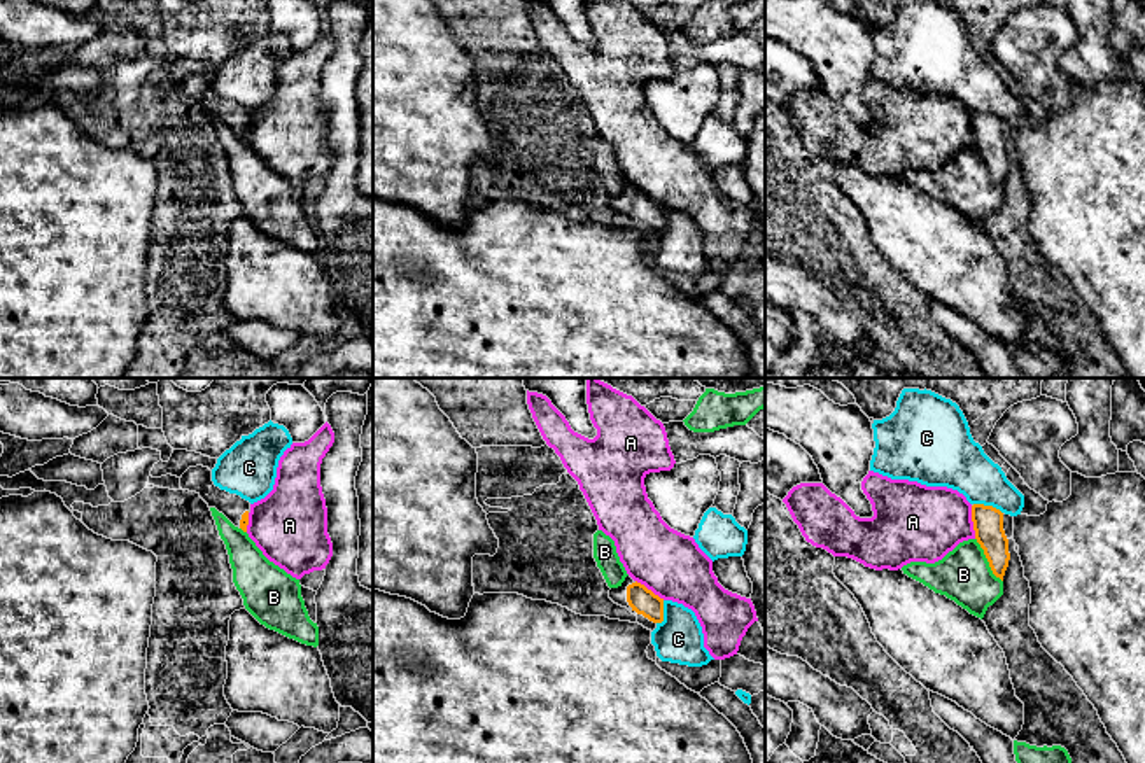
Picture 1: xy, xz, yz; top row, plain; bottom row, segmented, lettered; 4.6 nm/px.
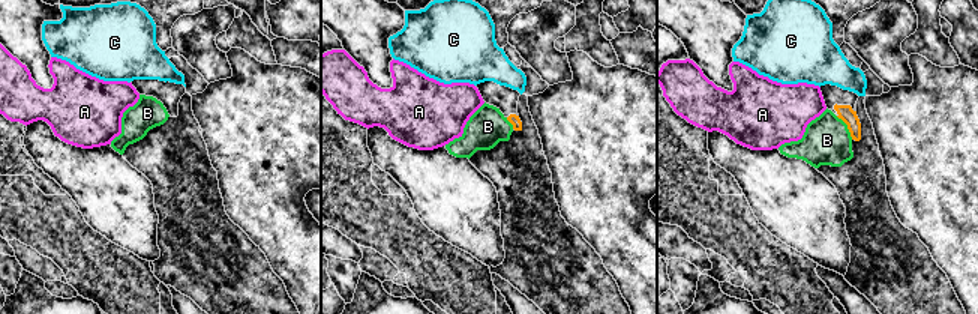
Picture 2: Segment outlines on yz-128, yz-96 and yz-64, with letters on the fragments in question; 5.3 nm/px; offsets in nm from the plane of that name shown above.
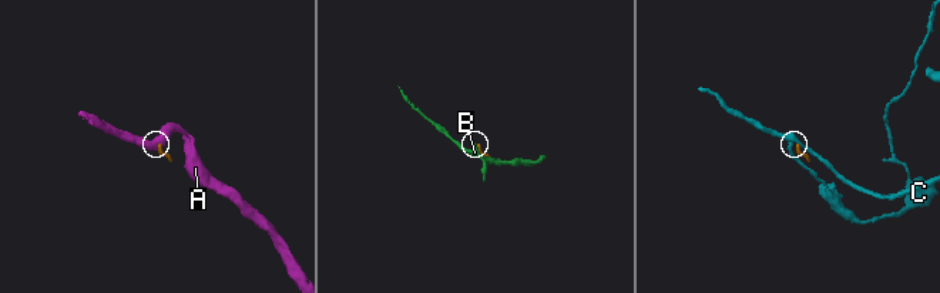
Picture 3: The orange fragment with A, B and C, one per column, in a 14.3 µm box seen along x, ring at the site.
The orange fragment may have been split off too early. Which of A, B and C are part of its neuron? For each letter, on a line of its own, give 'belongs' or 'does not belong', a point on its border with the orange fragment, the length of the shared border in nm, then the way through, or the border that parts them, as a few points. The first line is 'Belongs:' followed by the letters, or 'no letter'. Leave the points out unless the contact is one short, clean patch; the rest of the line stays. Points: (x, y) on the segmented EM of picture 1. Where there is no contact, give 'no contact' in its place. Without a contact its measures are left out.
Belongs: no letter
A: does not belong | yz (972, 520) | 150 nm | along yz (970, 506), (976, 538)
B: does not belong | yz (988, 560) | 240 nm
C: does not belong | yz (988, 506) | 140 nm | along yz (974, 503), (995, 506), (1002, 513)

